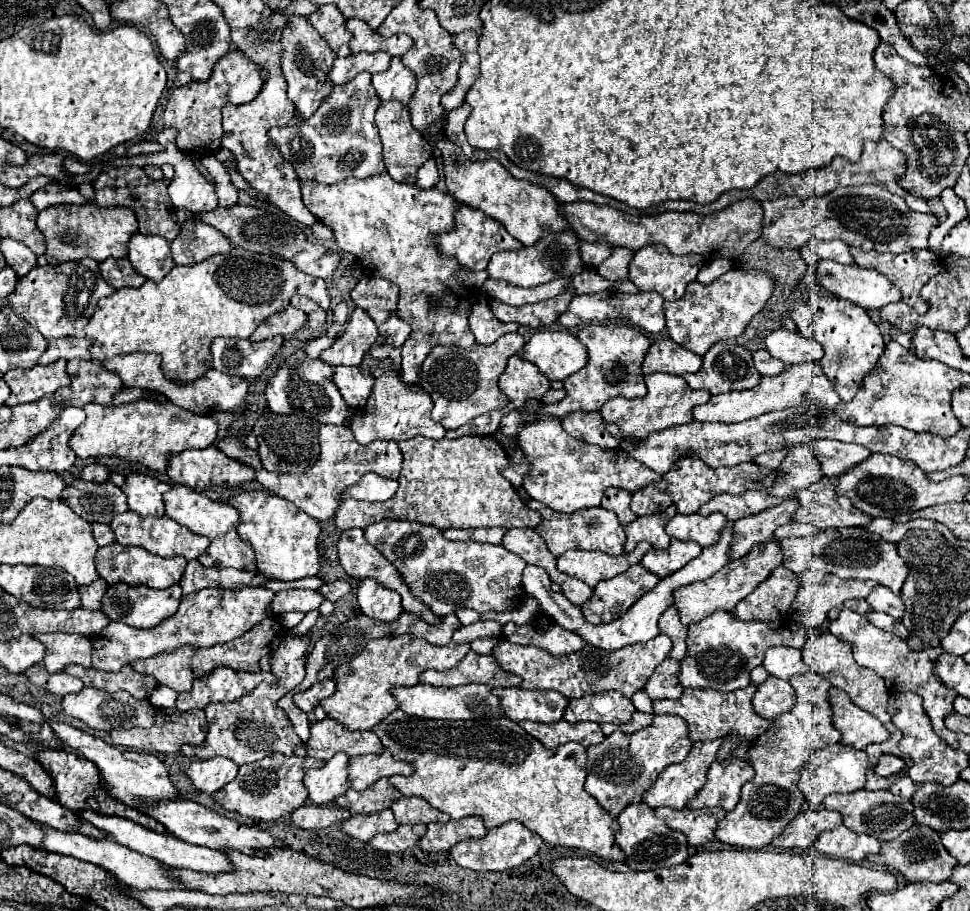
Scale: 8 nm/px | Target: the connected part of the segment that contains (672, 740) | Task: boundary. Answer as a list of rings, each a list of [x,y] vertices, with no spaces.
[[[674,714],[654,716],[654,722],[634,734],[614,732],[604,738],[602,744],[586,748],[588,754],[588,778],[586,792],[592,794],[598,804],[610,814],[618,816],[628,804],[640,802],[642,794],[652,788],[658,774],[676,762],[682,762],[694,742],[688,736],[686,720]]]

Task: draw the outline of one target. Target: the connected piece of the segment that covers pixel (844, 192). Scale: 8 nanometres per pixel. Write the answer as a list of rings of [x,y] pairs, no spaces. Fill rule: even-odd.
[[[838,186],[834,192],[820,198],[800,200],[794,196],[766,202],[760,238],[774,248],[800,248],[812,238],[840,238],[848,246],[856,246],[860,250],[900,254],[914,248],[926,248],[932,226],[938,226],[938,218],[934,214],[912,212],[900,196],[894,196],[880,186]]]

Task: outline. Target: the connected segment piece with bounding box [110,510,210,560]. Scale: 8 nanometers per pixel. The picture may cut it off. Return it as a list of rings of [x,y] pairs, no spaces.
[[[126,510],[126,512],[118,514],[118,516],[114,516],[110,528],[112,528],[112,532],[116,534],[116,540],[122,546],[140,546],[140,548],[146,548],[148,552],[158,554],[158,556],[176,556],[176,554],[180,554],[186,560],[194,560],[210,544],[206,536],[200,536],[200,534],[190,532],[188,528],[182,528],[178,522],[170,520],[168,516],[144,518],[144,516],[138,516],[136,512],[132,512],[132,510]]]

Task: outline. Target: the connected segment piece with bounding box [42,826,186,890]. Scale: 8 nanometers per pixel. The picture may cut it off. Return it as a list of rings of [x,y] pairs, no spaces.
[[[44,826],[46,830],[46,840],[42,842],[42,848],[46,848],[48,852],[58,852],[58,854],[64,854],[64,856],[72,856],[72,858],[78,858],[78,860],[84,860],[84,862],[90,862],[90,864],[96,864],[96,866],[102,866],[106,868],[112,876],[116,876],[122,884],[130,886],[130,888],[136,888],[136,890],[152,890],[152,888],[158,888],[158,890],[186,890],[186,884],[182,880],[178,880],[176,876],[170,874],[170,868],[150,856],[144,856],[144,854],[138,854],[122,844],[116,844],[114,840],[92,840],[84,834],[66,834],[66,832],[58,832],[50,826]]]

